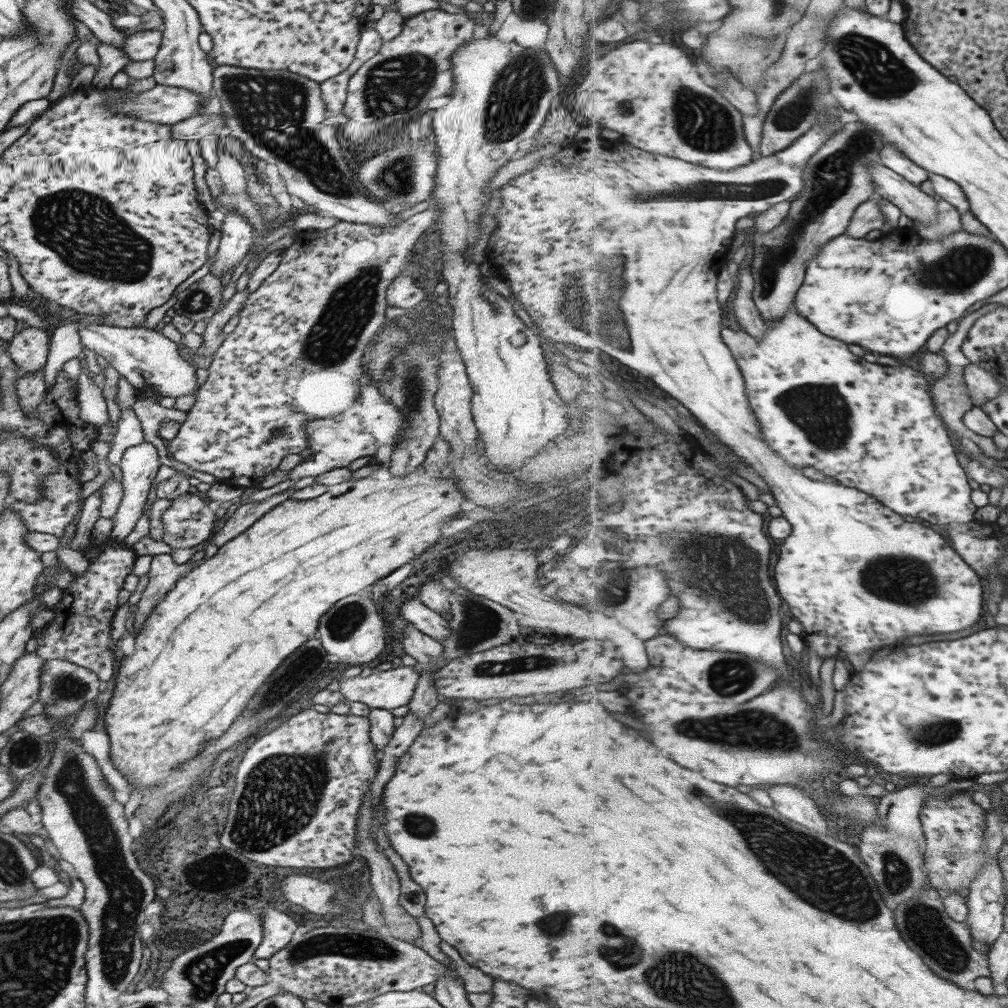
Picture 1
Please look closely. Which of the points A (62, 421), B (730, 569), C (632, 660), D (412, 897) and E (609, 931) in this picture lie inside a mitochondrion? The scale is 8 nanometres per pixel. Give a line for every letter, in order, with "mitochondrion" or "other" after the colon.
A: other
B: mitochondrion
C: other
D: other
E: mitochondrion

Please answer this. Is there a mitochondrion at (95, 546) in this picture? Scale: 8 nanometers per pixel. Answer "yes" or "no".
no

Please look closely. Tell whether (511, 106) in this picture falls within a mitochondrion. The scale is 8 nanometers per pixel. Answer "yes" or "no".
yes

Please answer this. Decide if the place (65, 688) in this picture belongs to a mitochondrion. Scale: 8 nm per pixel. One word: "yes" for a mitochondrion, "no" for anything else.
yes

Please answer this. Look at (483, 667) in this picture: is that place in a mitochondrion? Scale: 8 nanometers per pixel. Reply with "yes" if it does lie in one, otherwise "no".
yes

